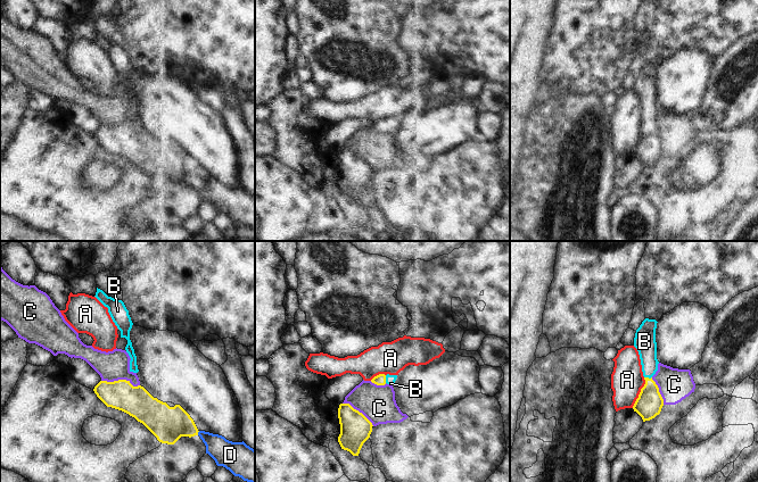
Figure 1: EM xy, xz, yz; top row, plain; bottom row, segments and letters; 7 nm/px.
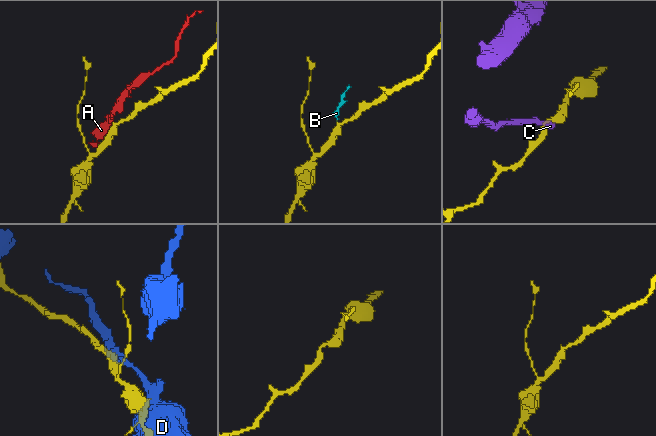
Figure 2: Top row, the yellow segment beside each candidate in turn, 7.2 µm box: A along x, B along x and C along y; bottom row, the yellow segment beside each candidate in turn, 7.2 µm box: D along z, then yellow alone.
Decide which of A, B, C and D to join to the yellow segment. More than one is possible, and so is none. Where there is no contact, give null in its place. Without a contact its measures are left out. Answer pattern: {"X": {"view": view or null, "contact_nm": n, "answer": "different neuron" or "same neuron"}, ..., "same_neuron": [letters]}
{"A": {"view": "yz", "contact_nm": 240, "answer": "different neuron"}, "B": {"view": "xz", "contact_nm": 60, "answer": "same neuron"}, "C": {"view": "xy", "contact_nm": 280, "answer": "different neuron"}, "D": {"view": "xy", "contact_nm": 40, "answer": "different neuron"}, "same_neuron": ["B"]}

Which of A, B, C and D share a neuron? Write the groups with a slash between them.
A / B / C / D

